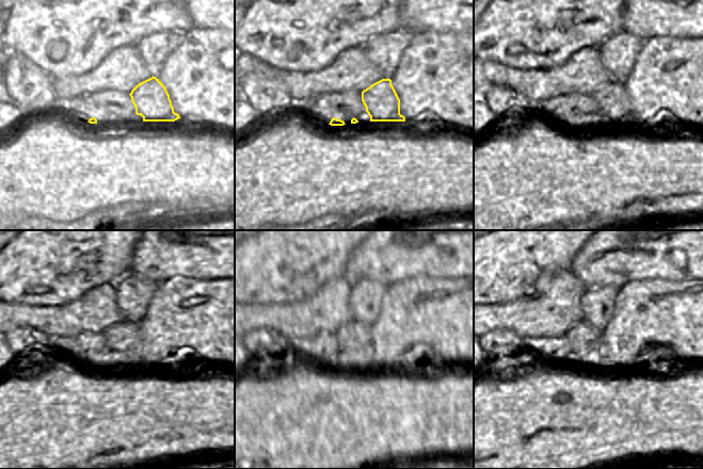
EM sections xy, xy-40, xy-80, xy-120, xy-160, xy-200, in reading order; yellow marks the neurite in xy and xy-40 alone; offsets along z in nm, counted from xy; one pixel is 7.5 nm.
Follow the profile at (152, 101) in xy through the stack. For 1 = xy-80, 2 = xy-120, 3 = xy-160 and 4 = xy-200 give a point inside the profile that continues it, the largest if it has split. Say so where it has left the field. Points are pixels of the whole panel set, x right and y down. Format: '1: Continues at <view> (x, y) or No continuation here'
1: Continues at xy-80 (613, 102)
2: Continues at xy-120 (124, 339)
3: Continues at xy-160 (352, 335)
4: Continues at xy-200 (581, 337)

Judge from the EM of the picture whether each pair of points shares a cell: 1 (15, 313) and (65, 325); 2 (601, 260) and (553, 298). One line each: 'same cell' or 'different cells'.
1: same cell
2: different cells

